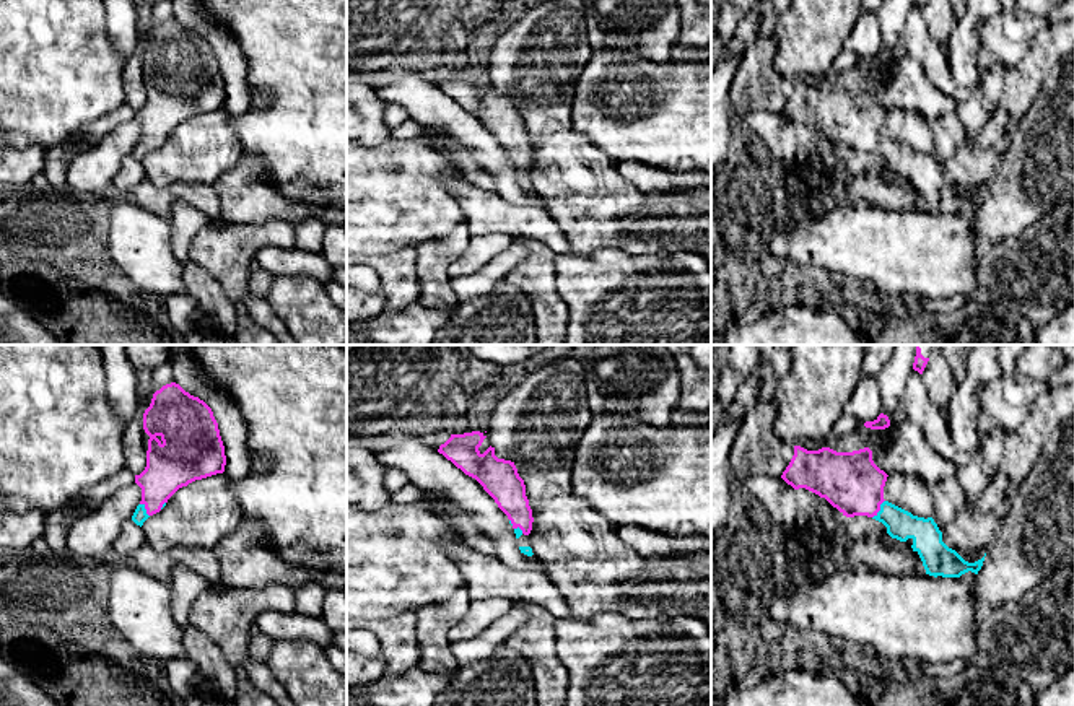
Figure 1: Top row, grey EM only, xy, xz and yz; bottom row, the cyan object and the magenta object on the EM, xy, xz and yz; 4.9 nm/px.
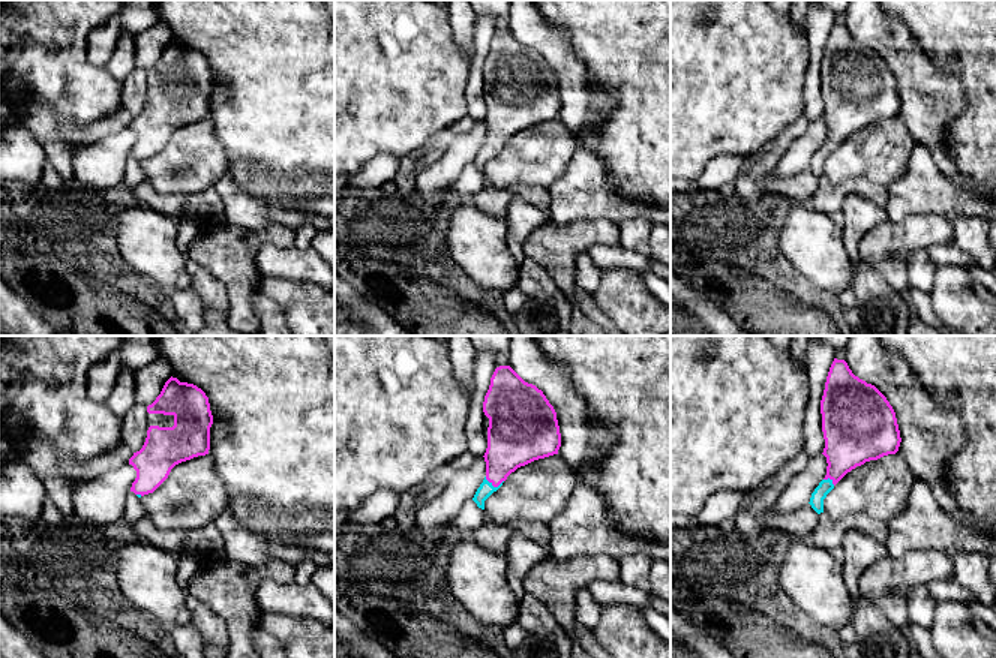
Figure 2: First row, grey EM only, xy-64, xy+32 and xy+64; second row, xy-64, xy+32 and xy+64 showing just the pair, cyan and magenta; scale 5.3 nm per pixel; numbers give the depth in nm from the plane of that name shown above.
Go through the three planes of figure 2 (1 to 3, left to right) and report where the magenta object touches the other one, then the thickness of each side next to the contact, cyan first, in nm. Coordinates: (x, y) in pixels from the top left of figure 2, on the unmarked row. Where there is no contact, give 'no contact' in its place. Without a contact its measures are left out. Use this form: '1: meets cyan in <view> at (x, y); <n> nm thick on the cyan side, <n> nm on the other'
1: meets cyan in xy-64 at (140, 159); 20 nm thick on the cyan side, 200 nm on the other
2: meets cyan in xy+32 at (492, 150); 80 nm thick on the cyan side, 260 nm on the other
3: meets cyan in xy+64 at (830, 144); 80 nm thick on the cyan side, 280 nm on the other

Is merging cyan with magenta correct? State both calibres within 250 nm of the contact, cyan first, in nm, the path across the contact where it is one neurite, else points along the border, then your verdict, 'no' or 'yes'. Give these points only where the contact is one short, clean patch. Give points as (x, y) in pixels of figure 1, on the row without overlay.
150 nm thick on the cyan side, 300 nm on the other; runs through yz (900, 160), (881, 145), (851, 117); yes

